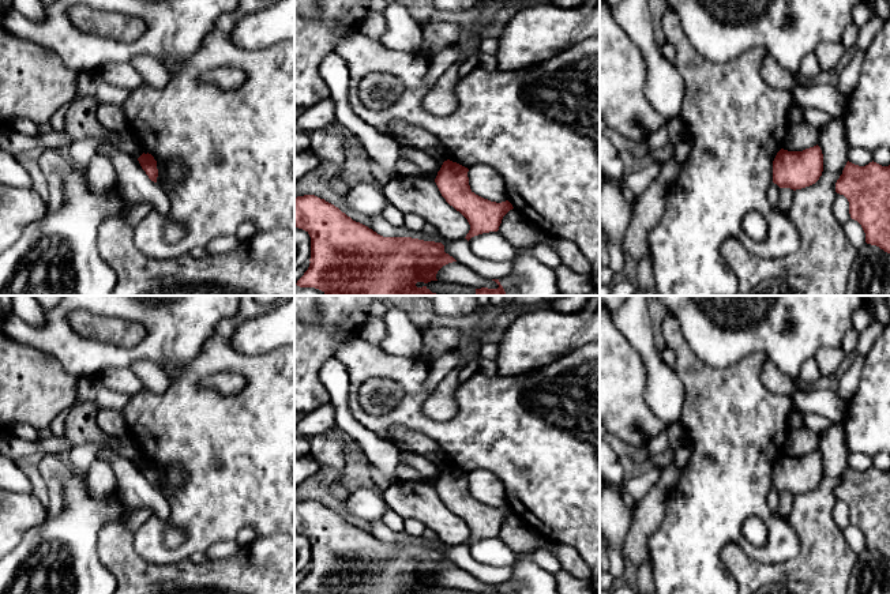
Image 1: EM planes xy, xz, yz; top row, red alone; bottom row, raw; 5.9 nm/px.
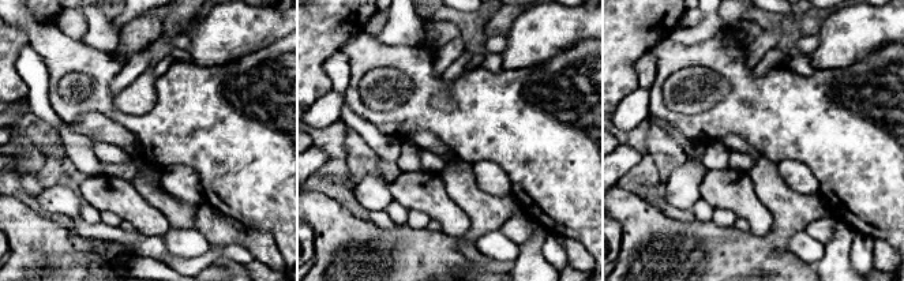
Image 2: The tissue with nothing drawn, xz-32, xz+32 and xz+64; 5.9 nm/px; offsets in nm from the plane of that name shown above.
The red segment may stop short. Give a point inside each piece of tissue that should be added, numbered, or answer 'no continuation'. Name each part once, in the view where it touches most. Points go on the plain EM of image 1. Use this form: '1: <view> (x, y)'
no continuation

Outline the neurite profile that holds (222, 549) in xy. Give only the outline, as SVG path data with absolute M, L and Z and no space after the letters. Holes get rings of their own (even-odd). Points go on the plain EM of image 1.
M232 540L215 542L204 553L207 560L224 560L234 556L239 550L240 545Z

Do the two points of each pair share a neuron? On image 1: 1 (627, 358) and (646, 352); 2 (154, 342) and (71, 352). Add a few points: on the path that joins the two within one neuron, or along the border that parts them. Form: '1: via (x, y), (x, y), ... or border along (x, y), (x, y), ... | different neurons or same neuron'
1: border along (618, 330), (641, 357), (646, 371), (646, 386) | different neurons
2: via (134, 354), (91, 354) | same neuron

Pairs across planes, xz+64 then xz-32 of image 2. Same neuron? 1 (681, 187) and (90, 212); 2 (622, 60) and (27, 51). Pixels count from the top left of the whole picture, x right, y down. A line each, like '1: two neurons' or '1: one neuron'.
1: two neurons
2: two neurons

